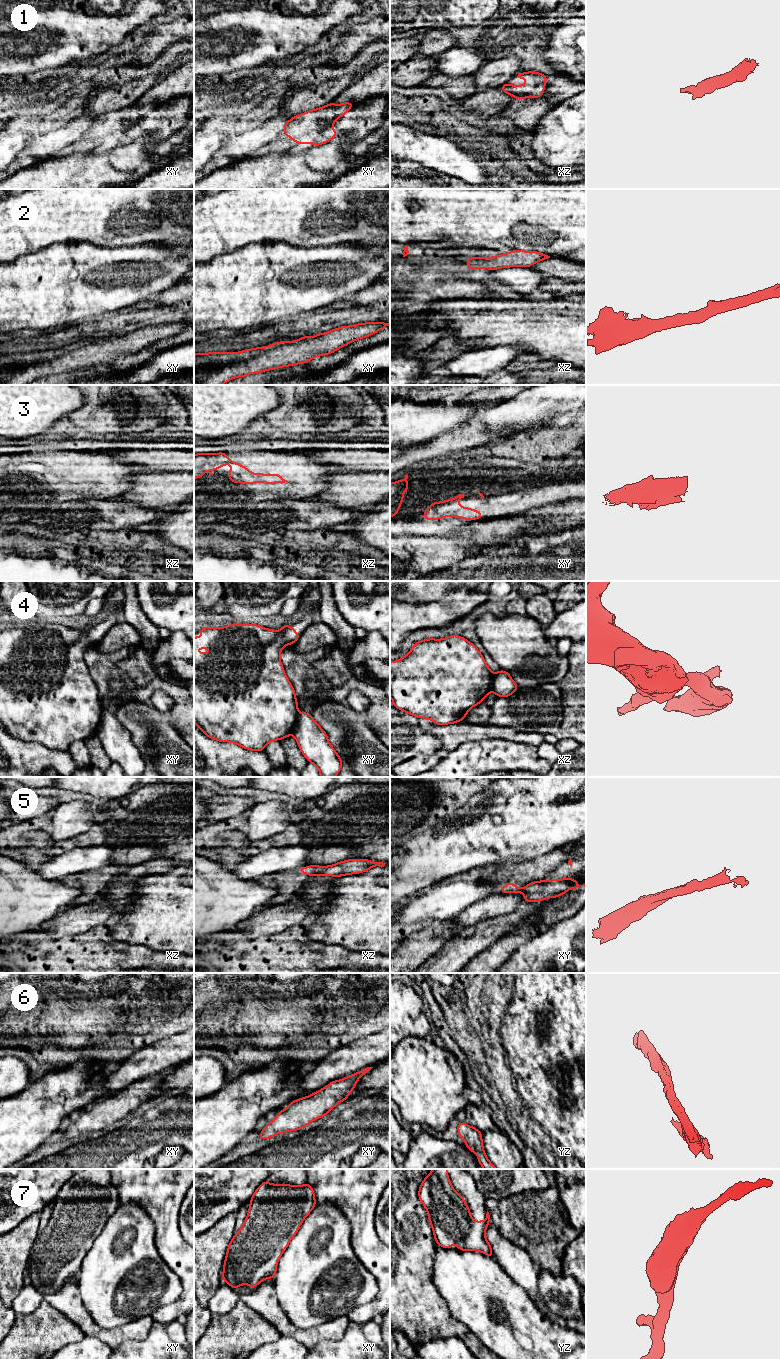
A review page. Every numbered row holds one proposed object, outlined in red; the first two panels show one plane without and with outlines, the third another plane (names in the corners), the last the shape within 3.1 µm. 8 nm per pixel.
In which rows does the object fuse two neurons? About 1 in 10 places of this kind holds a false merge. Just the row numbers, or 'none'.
4

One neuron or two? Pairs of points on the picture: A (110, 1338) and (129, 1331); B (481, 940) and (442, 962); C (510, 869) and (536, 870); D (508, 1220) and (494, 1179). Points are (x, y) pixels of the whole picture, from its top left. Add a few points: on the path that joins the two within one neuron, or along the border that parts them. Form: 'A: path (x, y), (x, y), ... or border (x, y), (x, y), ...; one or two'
A: path (115, 1337), (124, 1333); one
B: path (471, 941), (452, 958); one
C: path (516, 870), (530, 870); one
D: border (524, 1192), (510, 1194), (498, 1200); two

